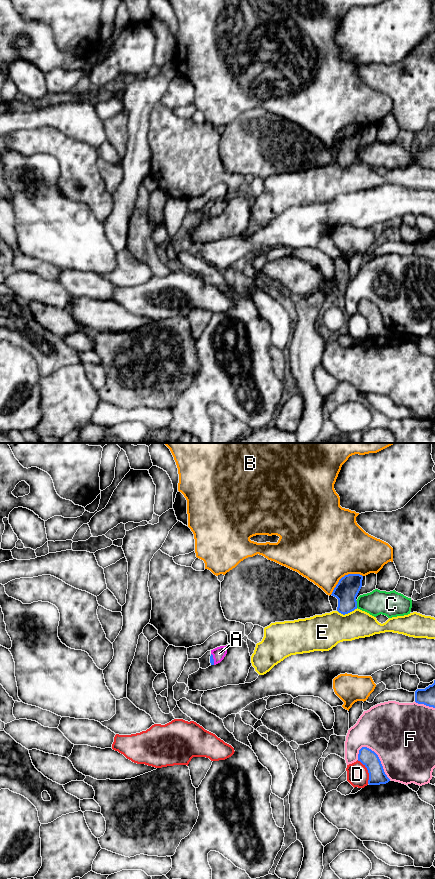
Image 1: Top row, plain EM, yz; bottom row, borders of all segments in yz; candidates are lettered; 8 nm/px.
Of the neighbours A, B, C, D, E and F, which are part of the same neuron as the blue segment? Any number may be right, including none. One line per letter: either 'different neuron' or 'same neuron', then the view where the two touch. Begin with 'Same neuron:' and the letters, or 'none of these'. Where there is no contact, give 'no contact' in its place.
Same neuron: A
A: same neuron | yz
B: different neuron | yz
C: different neuron | yz
D: different neuron | yz
E: different neuron | yz
F: different neuron | yz

